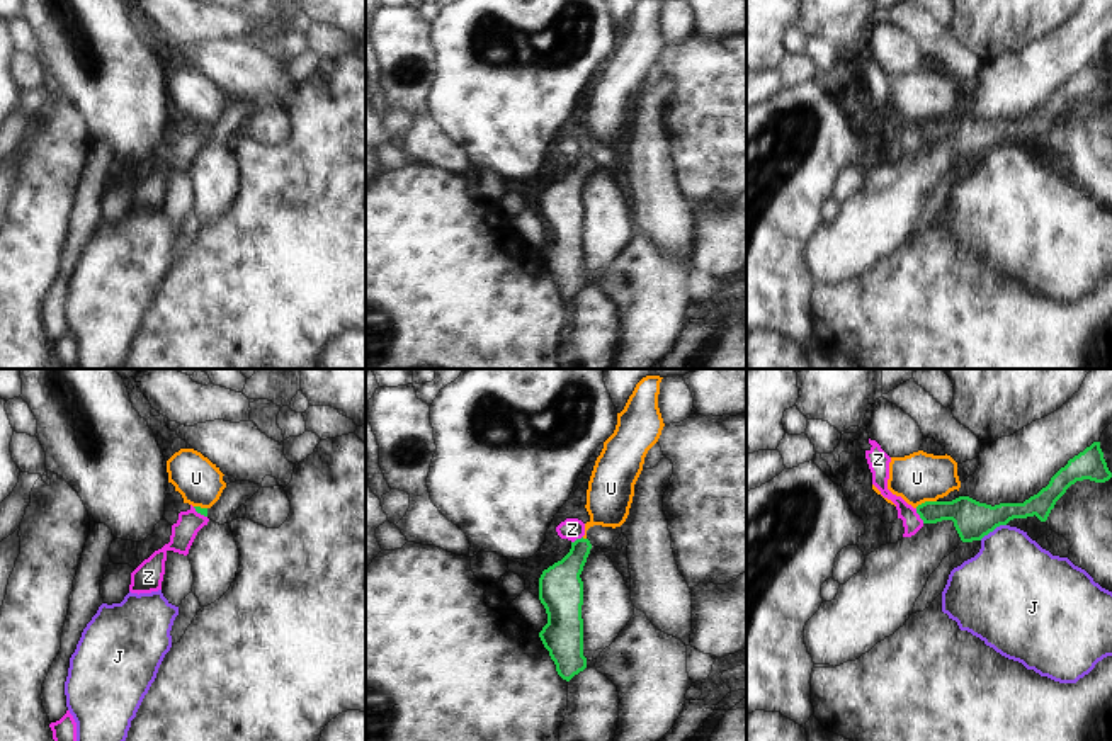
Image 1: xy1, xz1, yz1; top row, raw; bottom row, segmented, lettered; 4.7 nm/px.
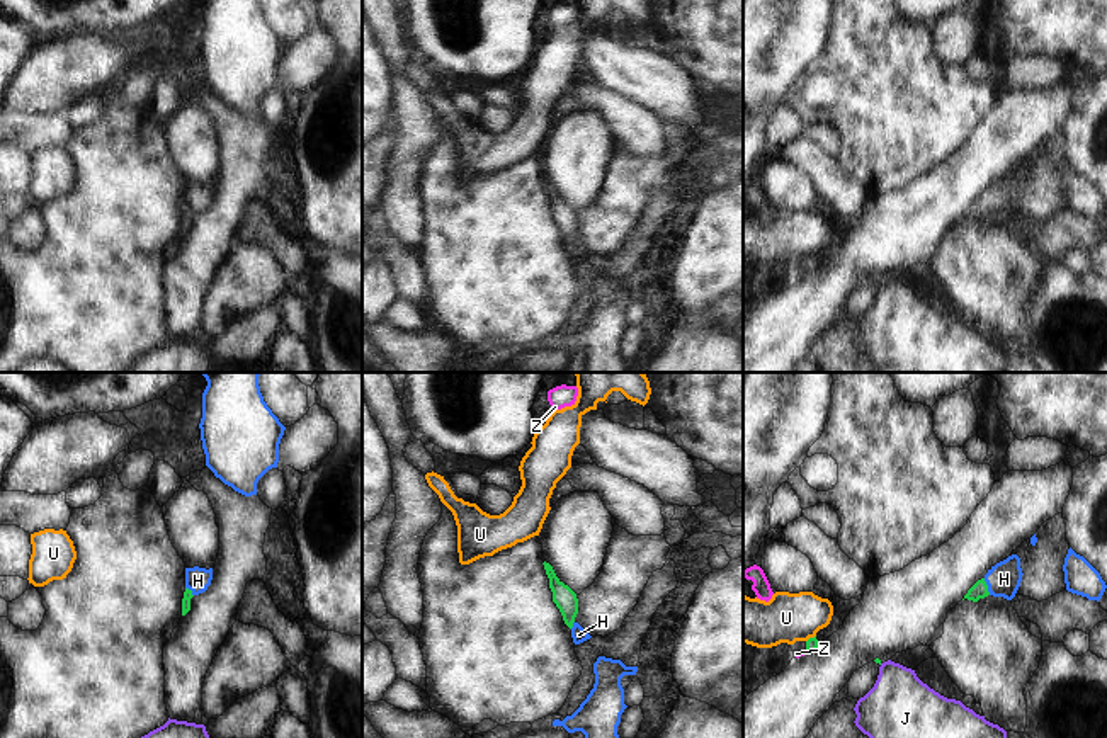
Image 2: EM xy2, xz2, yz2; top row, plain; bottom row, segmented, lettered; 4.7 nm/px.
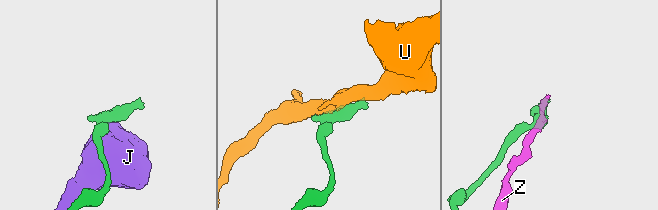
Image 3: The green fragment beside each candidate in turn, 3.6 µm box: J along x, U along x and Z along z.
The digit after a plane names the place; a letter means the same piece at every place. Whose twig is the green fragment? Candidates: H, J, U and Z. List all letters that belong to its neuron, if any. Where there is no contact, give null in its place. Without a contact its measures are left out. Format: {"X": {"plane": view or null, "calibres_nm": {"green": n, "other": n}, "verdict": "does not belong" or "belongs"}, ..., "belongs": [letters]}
{"H": {"plane": "yz2", "calibres_nm": {"green": 80, "other": 160}, "verdict": "belongs"}, "J": {"plane": "yz1", "calibres_nm": {"green": 180, "other": 400}, "verdict": "does not belong"}, "U": {"plane": "yz1", "calibres_nm": {"green": 180, "other": 240}, "verdict": "does not belong"}, "Z": {"plane": "yz1", "calibres_nm": {"green": 180, "other": 90}, "verdict": "does not belong"}, "belongs": ["H"]}

